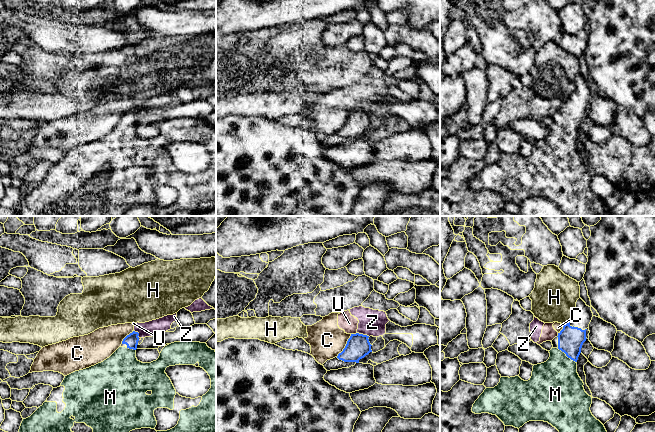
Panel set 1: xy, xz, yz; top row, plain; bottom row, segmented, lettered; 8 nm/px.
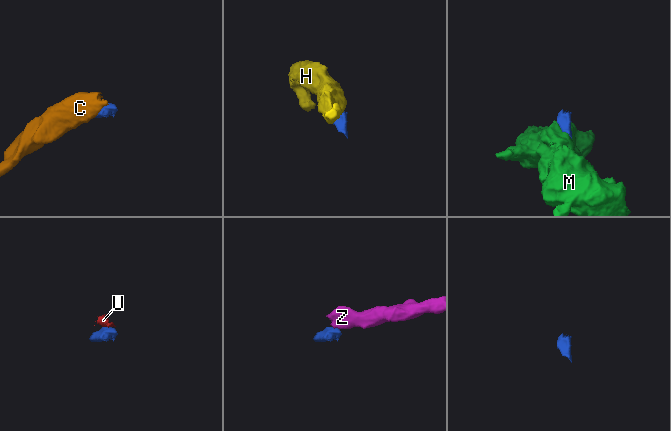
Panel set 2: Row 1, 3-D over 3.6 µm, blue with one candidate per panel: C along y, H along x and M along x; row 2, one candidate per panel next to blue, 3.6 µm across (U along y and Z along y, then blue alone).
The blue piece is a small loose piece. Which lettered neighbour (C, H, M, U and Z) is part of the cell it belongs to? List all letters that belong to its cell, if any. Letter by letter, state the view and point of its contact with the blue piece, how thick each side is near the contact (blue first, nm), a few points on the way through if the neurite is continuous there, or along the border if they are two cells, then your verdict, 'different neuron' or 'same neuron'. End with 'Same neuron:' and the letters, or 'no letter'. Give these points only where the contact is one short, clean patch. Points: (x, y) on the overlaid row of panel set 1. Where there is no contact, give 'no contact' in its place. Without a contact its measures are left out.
C: xz (346, 345) | 190/280 nm | along xz (351, 334), (345, 347), (336, 356) | different neuron
H: yz (567, 323) | 200/360 nm | along yz (569, 321), (563, 325) | different neuron
M: yz (566, 355) | 200/400 nm | across yz (570, 339), (566, 355), (562, 360), (555, 384) | same neuron
U: xz (353, 334) | 190/140 nm | along xz (356, 332), (351, 334) | different neuron
Z: xz (363, 335) | 190/200 nm | along xz (357, 332), (369, 336) | different neuron
Same neuron: M

